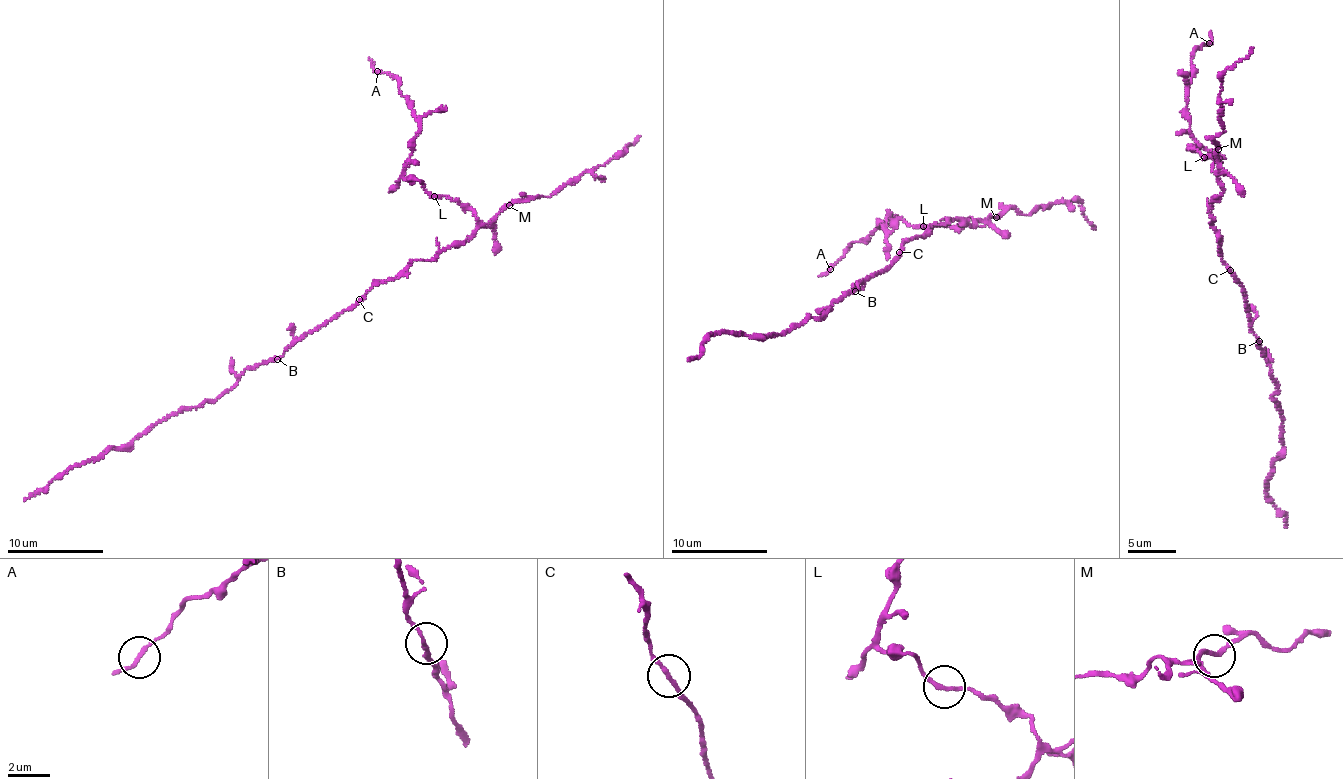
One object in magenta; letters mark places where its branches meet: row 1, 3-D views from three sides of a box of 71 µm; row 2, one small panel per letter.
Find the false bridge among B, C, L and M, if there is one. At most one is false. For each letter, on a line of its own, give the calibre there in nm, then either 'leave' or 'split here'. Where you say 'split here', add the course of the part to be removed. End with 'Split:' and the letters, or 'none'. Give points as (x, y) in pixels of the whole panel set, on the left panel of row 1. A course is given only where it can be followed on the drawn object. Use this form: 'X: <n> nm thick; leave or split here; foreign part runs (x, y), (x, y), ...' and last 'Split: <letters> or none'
B: 170 nm thick; leave
C: 180 nm thick; leave
L: 180 nm thick; split here; foreign part runs (435, 195), (405, 174), (419, 118), (399, 84), (371, 67), (369, 57)
M: 190 nm thick; leave
Split: L

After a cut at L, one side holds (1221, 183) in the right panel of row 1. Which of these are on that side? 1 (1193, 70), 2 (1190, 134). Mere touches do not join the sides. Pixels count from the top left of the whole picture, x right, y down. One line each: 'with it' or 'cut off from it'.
1: cut off from it
2: cut off from it

